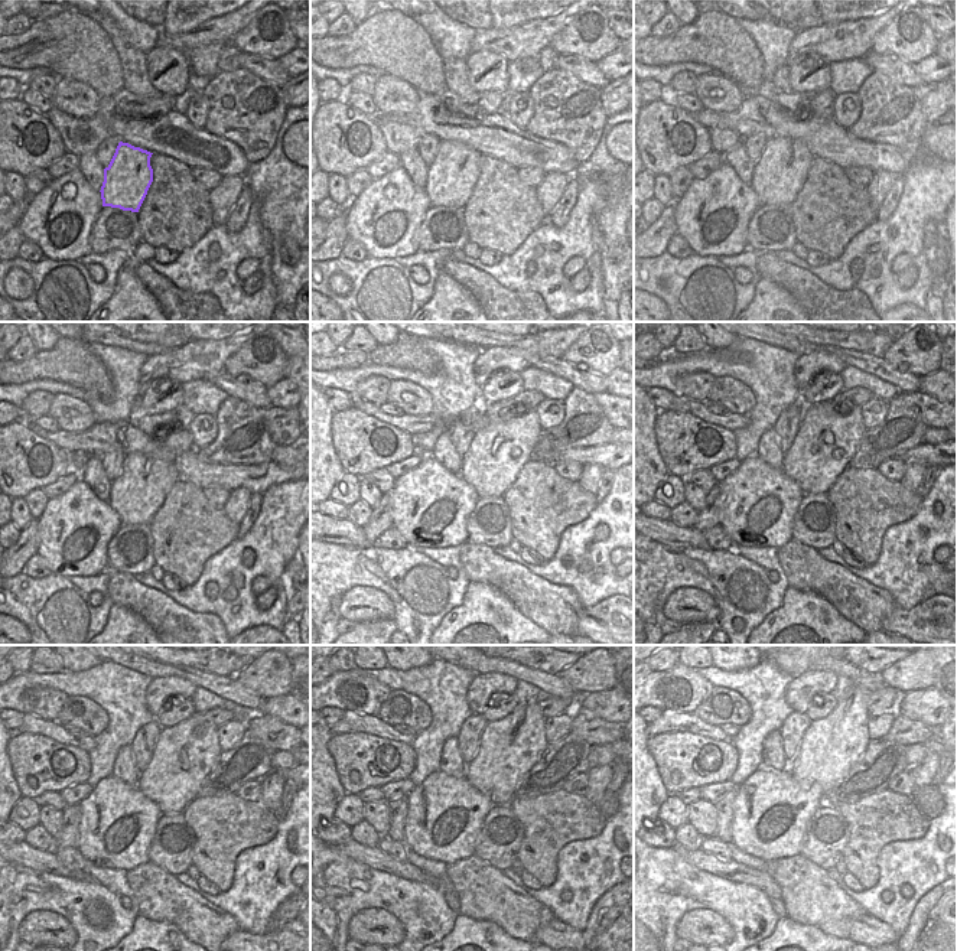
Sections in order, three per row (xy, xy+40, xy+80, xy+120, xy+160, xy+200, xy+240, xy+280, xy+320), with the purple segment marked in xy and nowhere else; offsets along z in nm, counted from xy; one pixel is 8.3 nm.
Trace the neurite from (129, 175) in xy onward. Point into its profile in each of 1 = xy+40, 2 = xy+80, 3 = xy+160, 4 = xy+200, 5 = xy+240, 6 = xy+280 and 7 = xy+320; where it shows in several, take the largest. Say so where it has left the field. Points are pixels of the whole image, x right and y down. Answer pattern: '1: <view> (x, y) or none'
1: xy+40 (452, 175)
2: xy+80 (778, 175)
3: xy+160 (498, 450)
4: xy+200 (823, 448)
5: xy+240 (172, 777)
6: xy+280 (498, 767)
7: xy+320 (822, 758)

